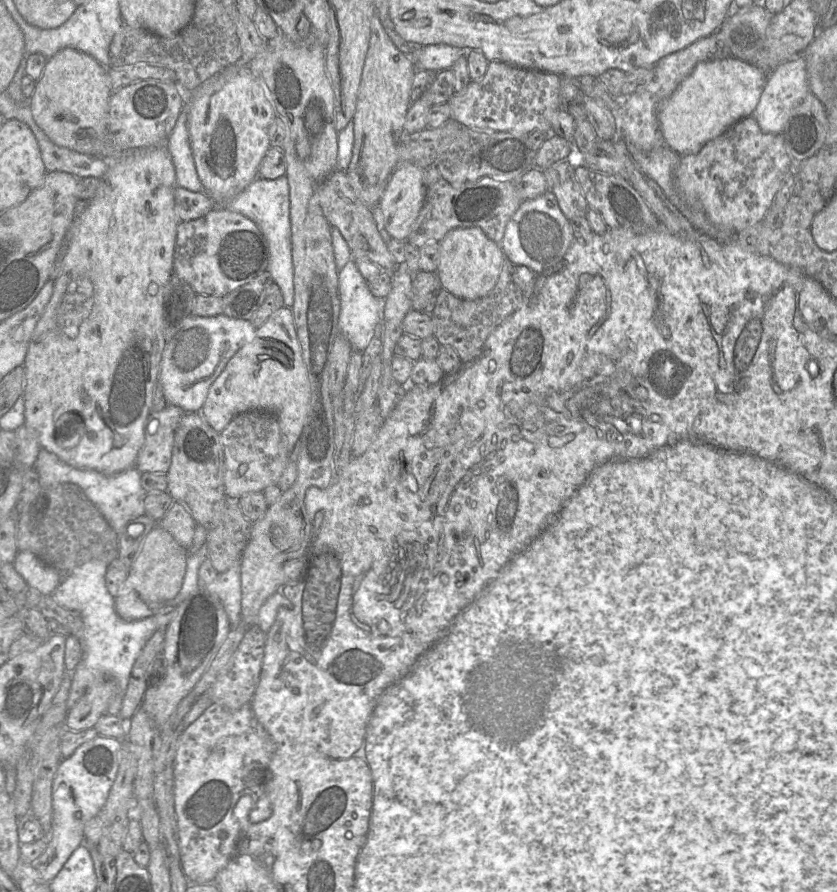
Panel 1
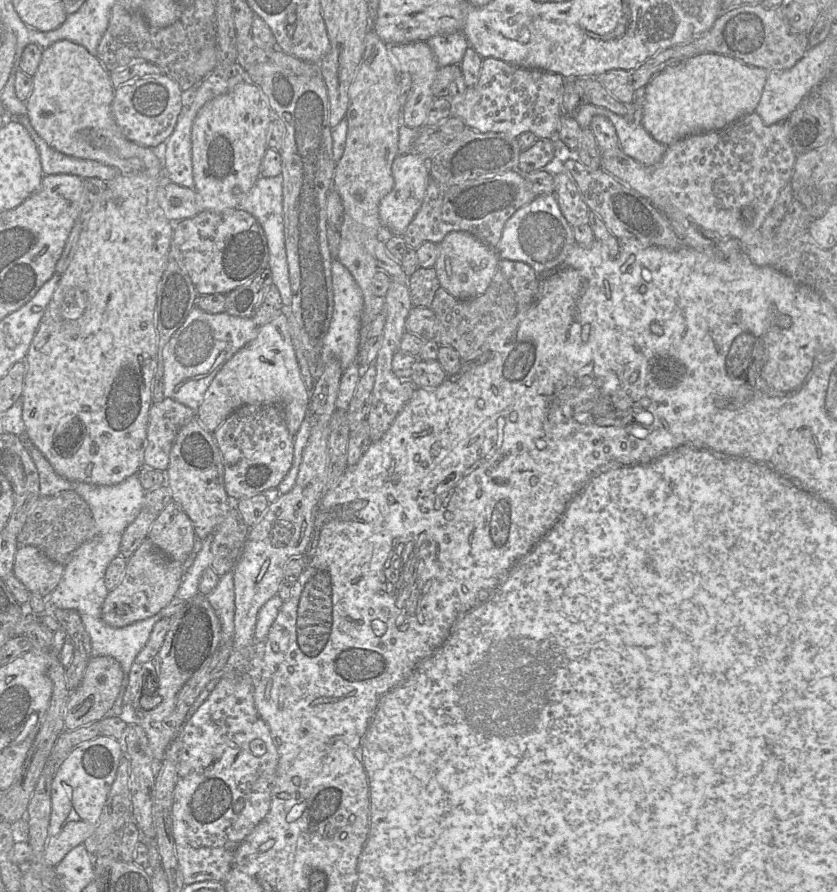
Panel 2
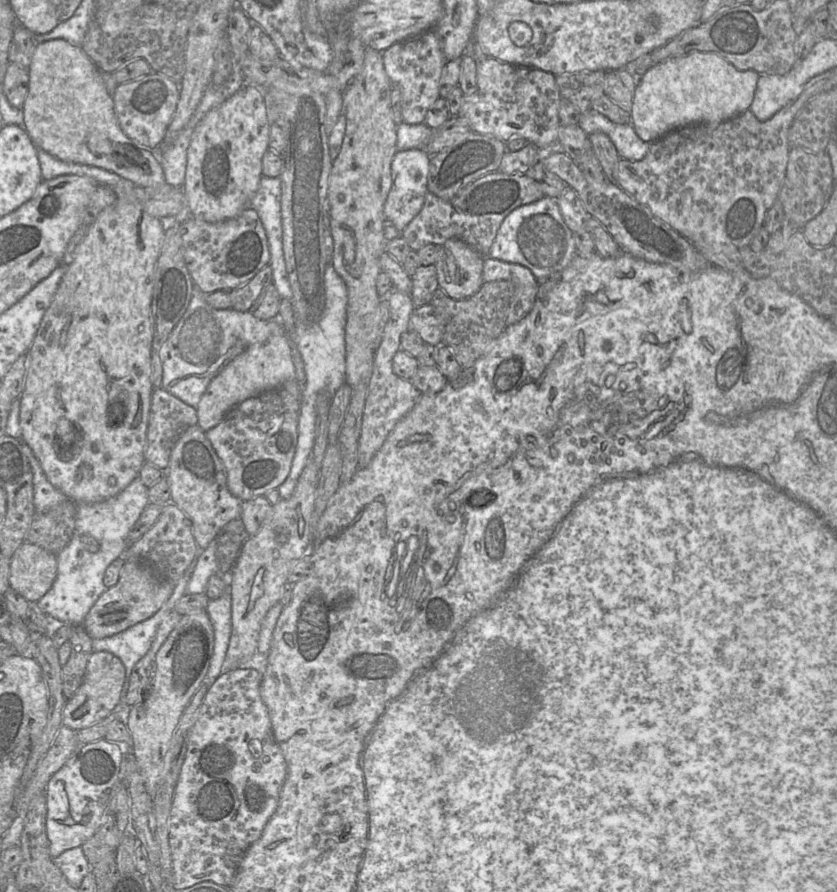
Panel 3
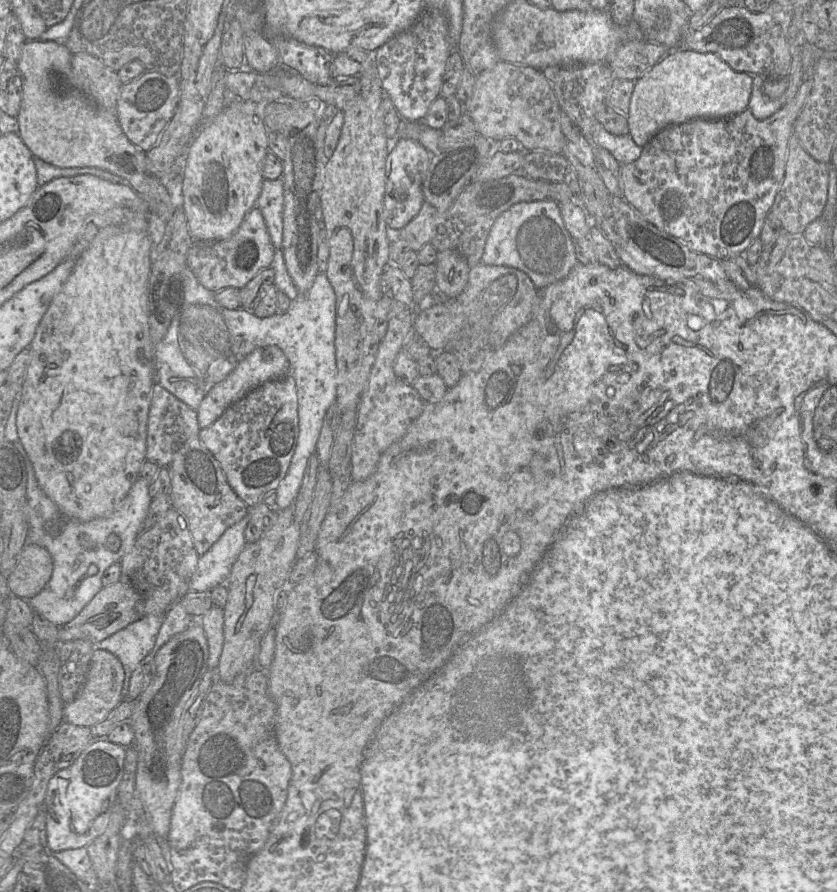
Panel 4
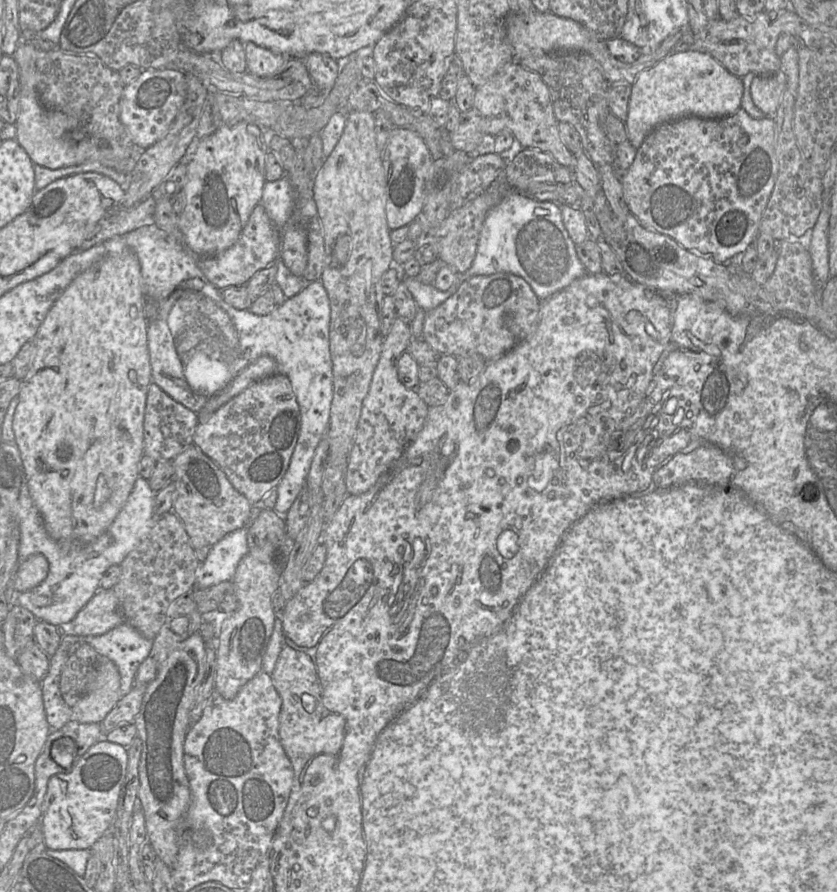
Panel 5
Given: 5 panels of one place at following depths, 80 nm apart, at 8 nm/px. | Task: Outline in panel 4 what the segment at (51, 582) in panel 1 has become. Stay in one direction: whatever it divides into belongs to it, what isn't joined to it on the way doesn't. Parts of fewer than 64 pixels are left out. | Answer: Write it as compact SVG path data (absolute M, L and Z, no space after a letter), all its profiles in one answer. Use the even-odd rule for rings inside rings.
M26 544L19 561L8 577L11 594L22 599L36 596L47 585L53 573L50 553L35 544Z

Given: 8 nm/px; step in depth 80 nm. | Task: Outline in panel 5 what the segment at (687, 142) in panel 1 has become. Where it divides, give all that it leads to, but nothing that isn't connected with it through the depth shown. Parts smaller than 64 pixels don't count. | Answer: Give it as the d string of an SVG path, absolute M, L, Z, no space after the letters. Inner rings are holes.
M697 50L671 52L653 67L642 71L632 85L626 120L628 140L639 148L658 125L684 118L723 118L741 107L743 83L713 56Z

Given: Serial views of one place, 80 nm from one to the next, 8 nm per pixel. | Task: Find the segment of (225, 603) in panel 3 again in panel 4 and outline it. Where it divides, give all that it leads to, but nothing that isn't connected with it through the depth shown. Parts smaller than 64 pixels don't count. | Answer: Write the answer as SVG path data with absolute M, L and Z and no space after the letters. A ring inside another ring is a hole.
M212 606L199 621L208 642L208 670L216 671L224 643L224 608Z

